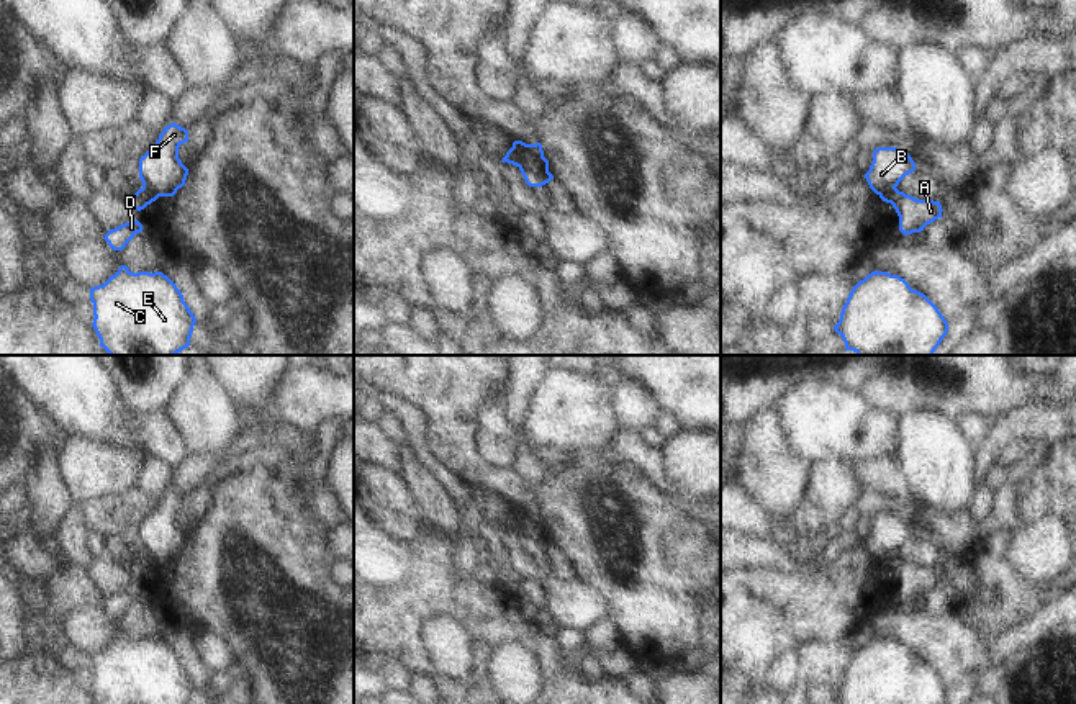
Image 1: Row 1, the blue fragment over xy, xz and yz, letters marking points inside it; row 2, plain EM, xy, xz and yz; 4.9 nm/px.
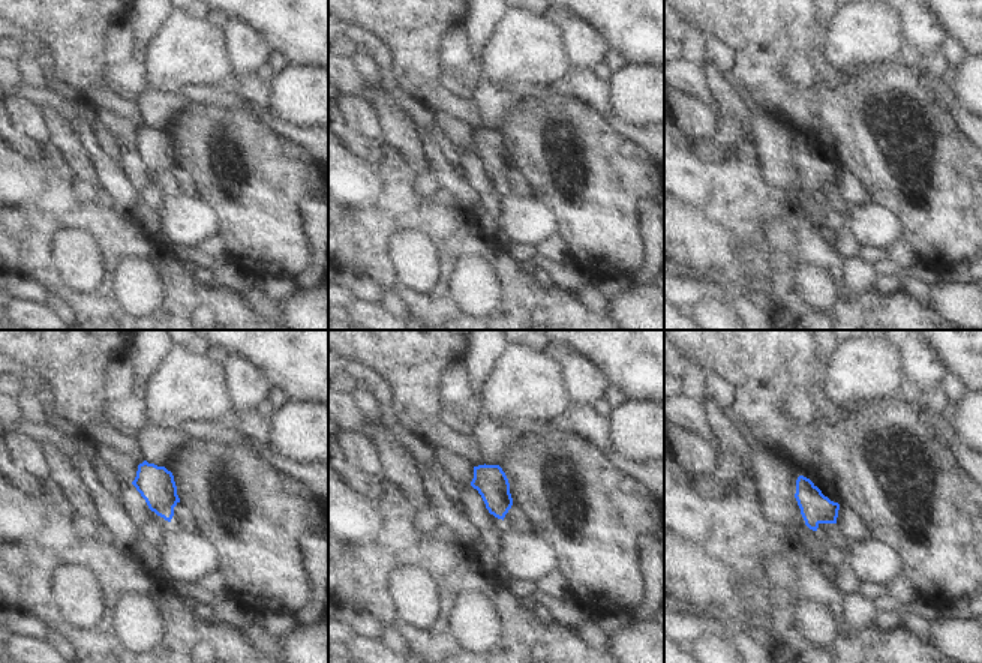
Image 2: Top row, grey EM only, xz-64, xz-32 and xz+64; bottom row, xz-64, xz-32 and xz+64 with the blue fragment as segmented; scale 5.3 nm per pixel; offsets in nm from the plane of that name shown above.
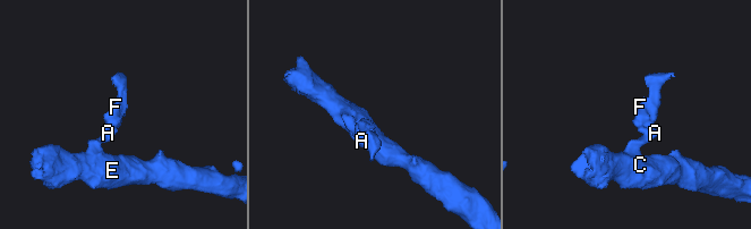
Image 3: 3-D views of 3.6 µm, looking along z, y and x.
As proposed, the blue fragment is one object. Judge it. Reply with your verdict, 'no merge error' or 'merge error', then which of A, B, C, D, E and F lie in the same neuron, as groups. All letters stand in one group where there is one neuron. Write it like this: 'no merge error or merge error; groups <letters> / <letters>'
merge error; groups A C D E / B F

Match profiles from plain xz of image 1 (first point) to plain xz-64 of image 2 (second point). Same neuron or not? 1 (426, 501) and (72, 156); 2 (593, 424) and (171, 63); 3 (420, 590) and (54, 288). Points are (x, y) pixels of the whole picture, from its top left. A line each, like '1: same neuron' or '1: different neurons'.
1: same neuron
2: same neuron
3: same neuron

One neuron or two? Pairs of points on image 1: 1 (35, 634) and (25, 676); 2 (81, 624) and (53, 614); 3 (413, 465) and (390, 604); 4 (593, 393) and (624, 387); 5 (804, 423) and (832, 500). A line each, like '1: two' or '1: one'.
1: two
2: two
3: two
4: two
5: two

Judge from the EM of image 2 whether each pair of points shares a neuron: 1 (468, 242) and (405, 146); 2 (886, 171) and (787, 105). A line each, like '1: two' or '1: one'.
1: two
2: one

